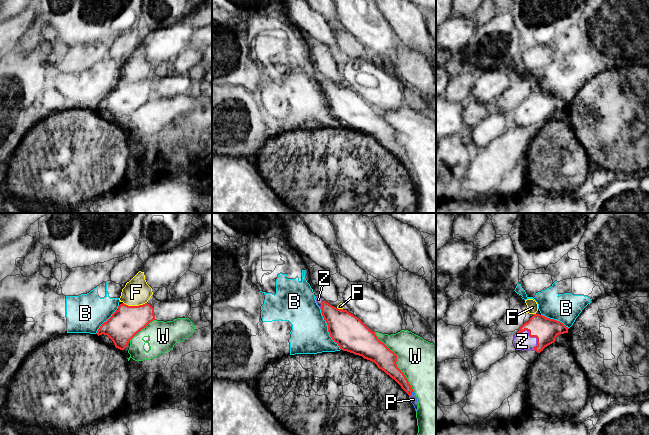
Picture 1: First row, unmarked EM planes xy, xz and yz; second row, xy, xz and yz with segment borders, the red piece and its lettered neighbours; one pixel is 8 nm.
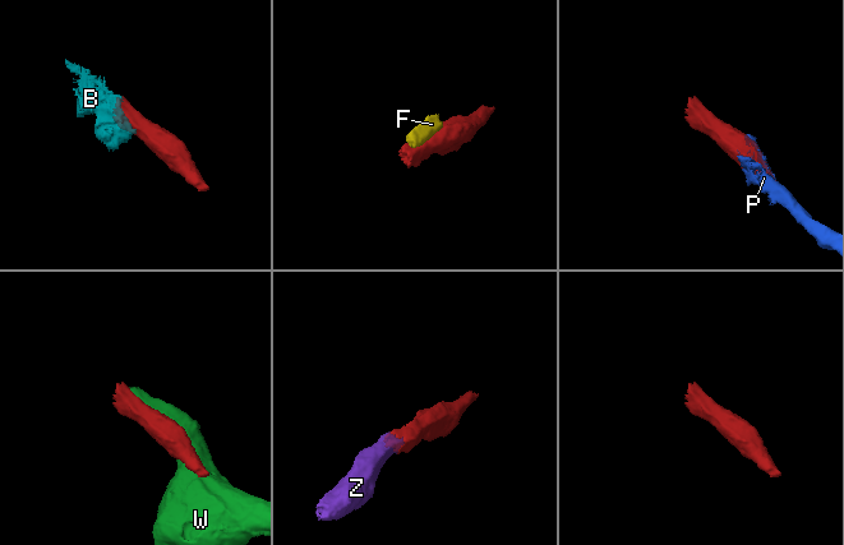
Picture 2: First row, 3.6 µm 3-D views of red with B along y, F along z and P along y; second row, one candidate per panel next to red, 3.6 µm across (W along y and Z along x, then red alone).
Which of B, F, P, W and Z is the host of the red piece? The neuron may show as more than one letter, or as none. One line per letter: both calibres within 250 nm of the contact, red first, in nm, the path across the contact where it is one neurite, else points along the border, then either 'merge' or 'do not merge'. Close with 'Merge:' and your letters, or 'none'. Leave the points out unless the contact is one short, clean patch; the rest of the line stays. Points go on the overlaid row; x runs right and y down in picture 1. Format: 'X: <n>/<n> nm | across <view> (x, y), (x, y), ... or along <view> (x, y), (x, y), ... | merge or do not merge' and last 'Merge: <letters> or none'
B: 280/300 nm | do not merge
F: 240/220 nm | do not merge
P: 100/60 nm | merge
W: 190/360 nm | do not merge
Z: 190/140 nm | across yz (545, 329), (532, 336), (522, 341) | merge
Merge: P, Z

